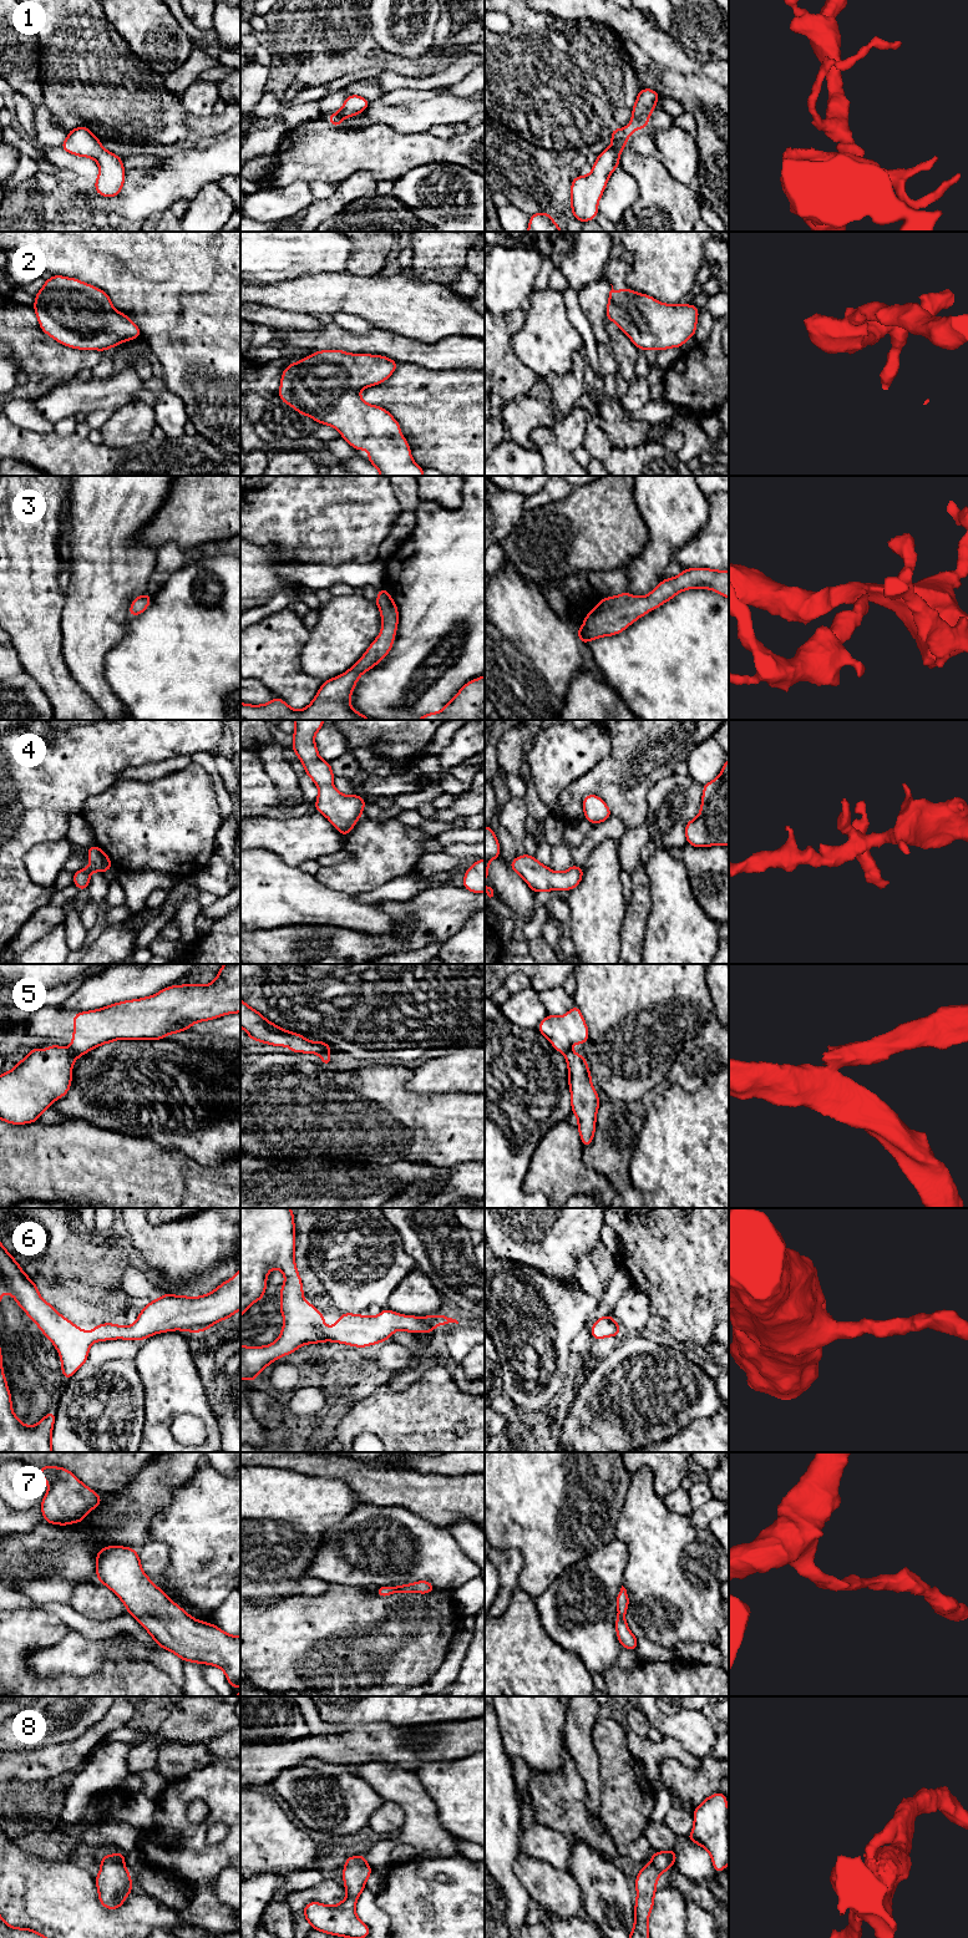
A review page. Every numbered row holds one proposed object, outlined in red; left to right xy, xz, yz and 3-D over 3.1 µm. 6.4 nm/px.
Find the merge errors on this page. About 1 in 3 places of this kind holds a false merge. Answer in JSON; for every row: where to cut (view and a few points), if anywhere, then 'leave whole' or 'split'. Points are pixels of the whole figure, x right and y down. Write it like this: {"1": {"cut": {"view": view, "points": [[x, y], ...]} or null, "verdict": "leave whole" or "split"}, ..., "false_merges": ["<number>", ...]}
{"1": {"cut": null, "verdict": "leave whole"}, "2": {"cut": null, "verdict": "leave whole"}, "3": {"cut": null, "verdict": "leave whole"}, "4": {"cut": null, "verdict": "leave whole"}, "5": {"cut": {"view": "xy", "points": [[72, 1048], [81, 1054]]}, "verdict": "split"}, "6": {"cut": null, "verdict": "leave whole"}, "7": {"cut": null, "verdict": "leave whole"}, "8": {"cut": null, "verdict": "leave whole"}, "false_merges": ["5"]}

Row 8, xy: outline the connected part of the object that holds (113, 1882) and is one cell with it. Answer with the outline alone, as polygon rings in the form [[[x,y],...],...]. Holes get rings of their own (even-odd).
[[[125,1853],[101,1856],[101,1868],[95,1877],[100,1903],[107,1909],[117,1909],[132,1893],[132,1878],[125,1867]]]

